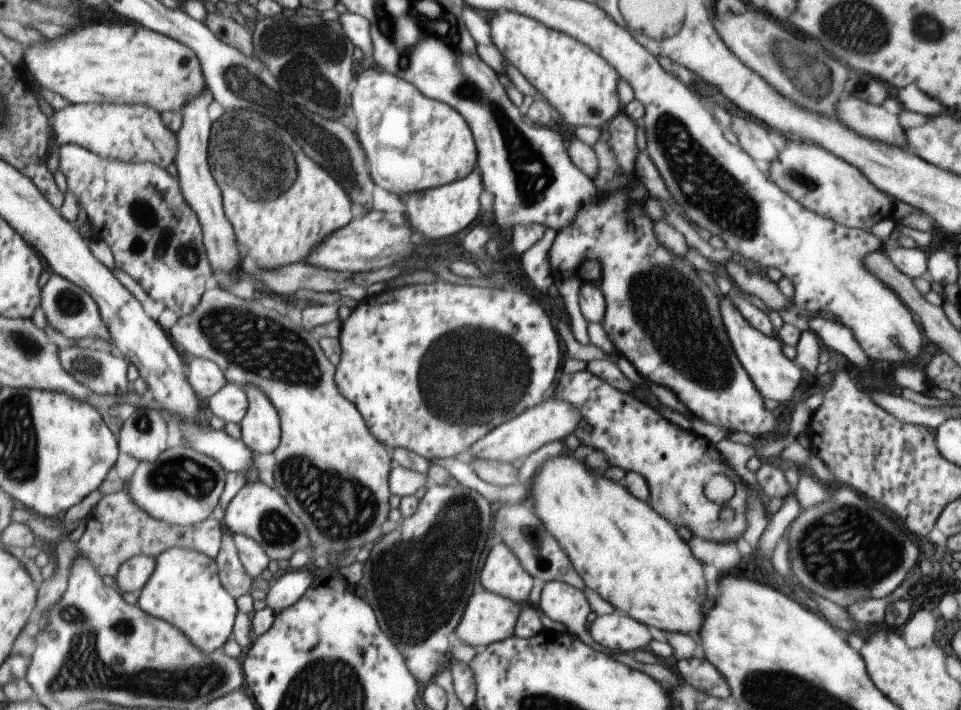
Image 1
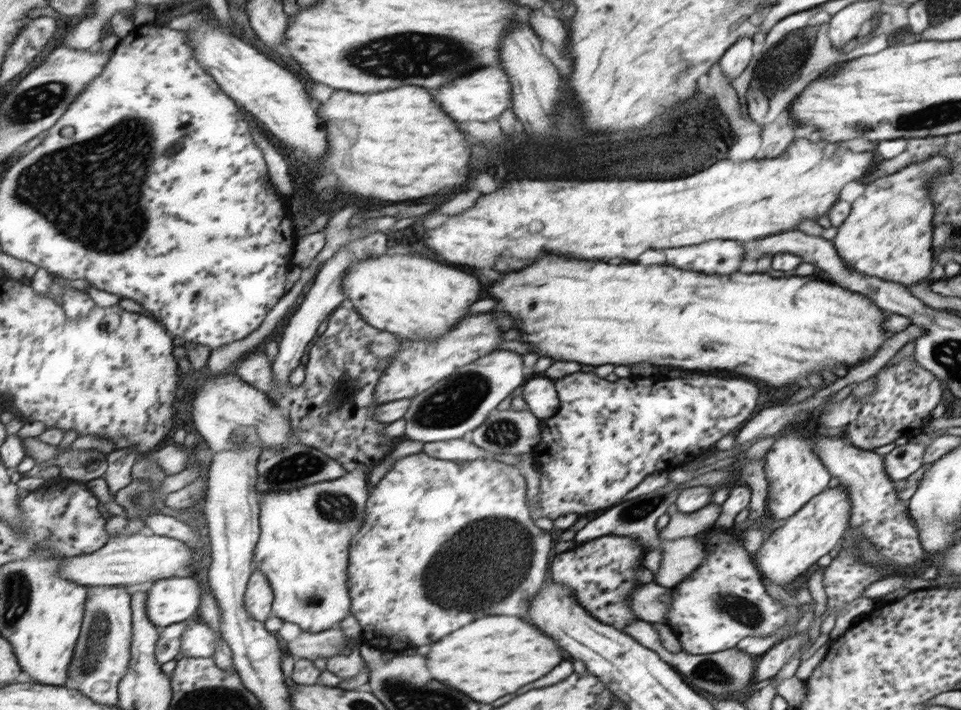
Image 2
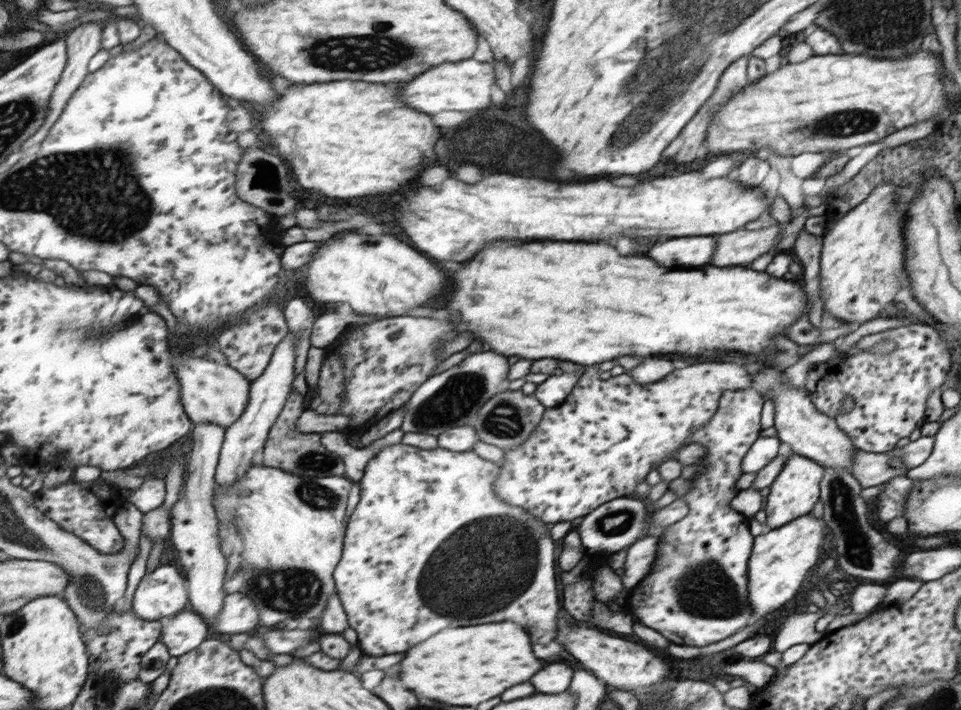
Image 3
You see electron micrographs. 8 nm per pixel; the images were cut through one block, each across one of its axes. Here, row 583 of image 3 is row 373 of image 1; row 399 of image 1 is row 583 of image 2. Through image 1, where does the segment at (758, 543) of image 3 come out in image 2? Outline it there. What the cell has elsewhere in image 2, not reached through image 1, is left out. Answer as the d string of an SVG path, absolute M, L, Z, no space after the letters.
M836 486L814 497L796 514L785 520L784 526L775 528L768 538L762 540L755 560L760 576L765 576L773 586L791 584L799 574L803 574L811 564L815 564L823 554L827 554L841 538L847 524L847 510L851 510L848 495L841 486Z

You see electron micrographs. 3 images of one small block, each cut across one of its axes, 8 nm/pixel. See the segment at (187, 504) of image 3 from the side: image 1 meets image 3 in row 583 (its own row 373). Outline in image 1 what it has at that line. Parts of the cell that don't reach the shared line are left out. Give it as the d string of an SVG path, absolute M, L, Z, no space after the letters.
M195 357L188 364L188 379L201 398L211 398L227 386L228 380L221 367L212 360Z

